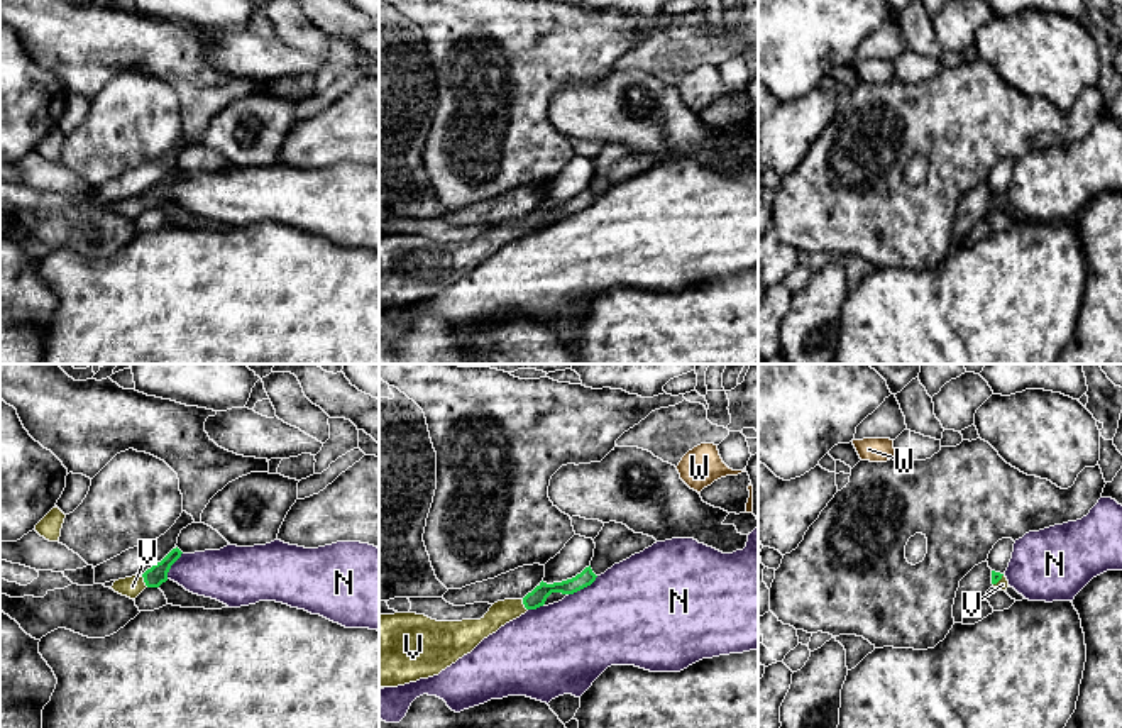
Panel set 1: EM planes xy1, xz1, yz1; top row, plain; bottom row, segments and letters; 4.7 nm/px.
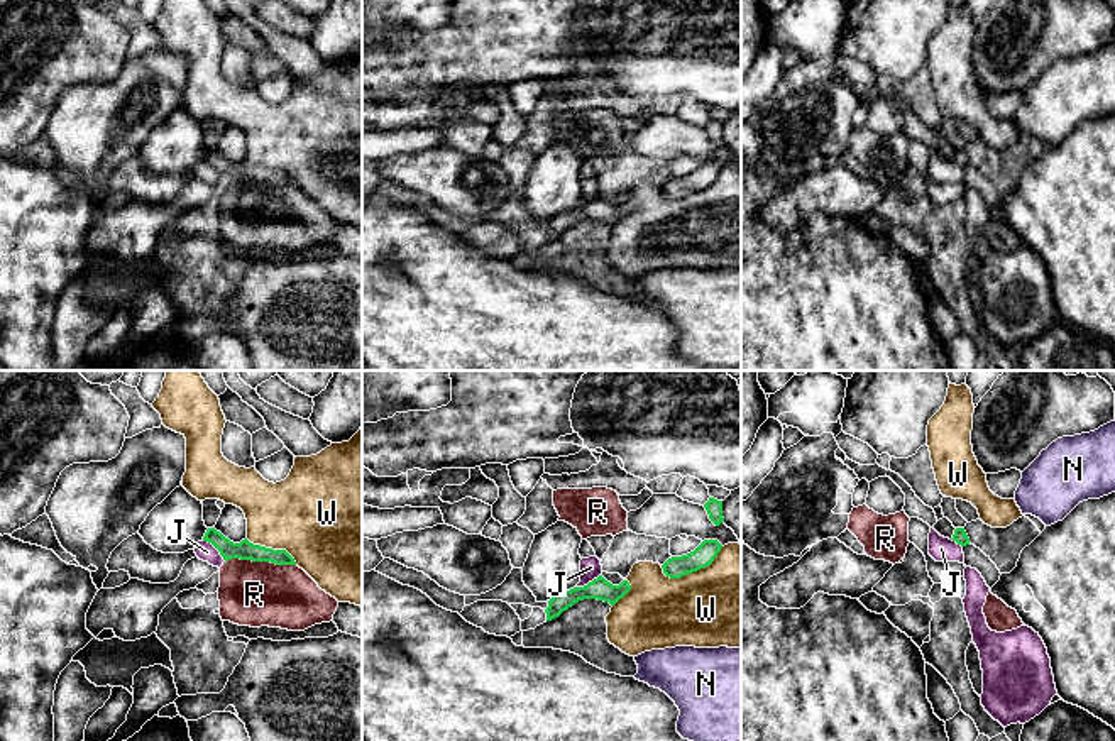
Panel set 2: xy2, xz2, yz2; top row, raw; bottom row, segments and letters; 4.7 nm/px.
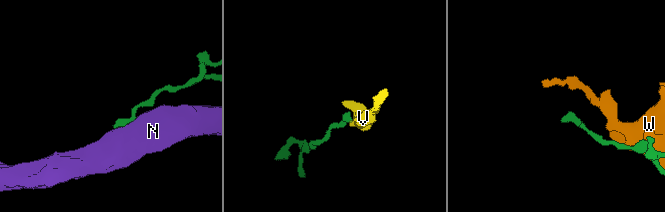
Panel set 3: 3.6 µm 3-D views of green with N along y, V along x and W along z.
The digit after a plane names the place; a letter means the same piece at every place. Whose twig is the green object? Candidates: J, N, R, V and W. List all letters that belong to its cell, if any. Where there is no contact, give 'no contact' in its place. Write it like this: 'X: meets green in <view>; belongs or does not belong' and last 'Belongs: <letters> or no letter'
J: meets green in xy2; does not belong
N: meets green in xz1; does not belong
R: meets green in xy2; does not belong
V: meets green in xy1; belongs
W: meets green in xz2; does not belong
Belongs: V

